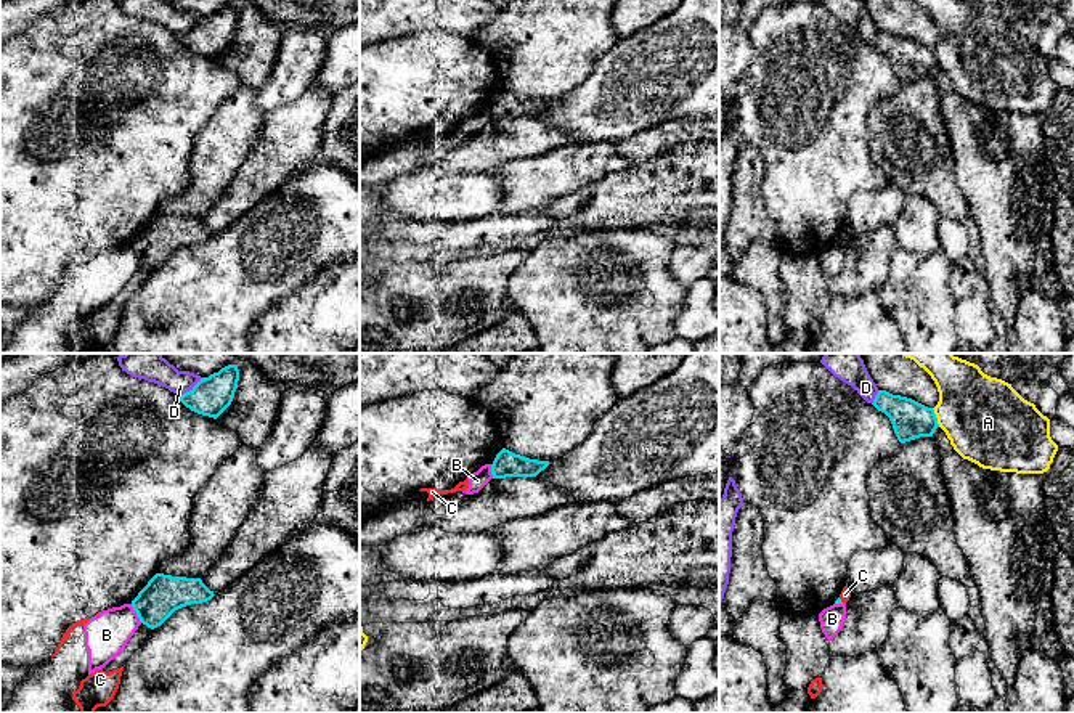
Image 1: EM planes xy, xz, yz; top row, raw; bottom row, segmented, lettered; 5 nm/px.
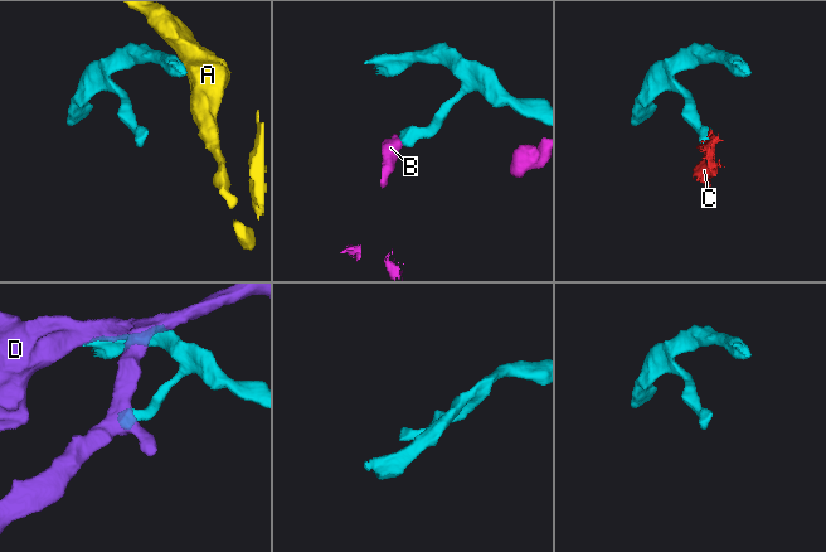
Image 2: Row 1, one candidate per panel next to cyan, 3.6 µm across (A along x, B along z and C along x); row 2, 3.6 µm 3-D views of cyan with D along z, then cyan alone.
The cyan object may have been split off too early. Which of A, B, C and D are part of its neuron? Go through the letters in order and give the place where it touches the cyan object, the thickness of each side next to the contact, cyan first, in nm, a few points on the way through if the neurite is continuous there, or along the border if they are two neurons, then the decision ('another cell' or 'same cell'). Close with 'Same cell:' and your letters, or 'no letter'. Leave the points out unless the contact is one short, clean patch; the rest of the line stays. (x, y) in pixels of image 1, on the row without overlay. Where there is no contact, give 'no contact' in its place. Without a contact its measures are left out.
A: meets cyan in yz at (936, 58); 190 nm thick on the cyan side, 420 nm on the other; another cell
B: meets cyan in xy at (137, 254); 200 nm thick on the cyan side, 220 nm on the other; border along xy (130, 244), (142, 262); another cell
C: meets cyan in yz at (840, 241); 30 nm thick on the cyan side, 50 nm on the other; border along yz (838, 238), (843, 243); another cell
D: meets cyan in xy at (190, 31); 190 nm thick on the cyan side, 130 nm on the other; another cell
Same cell: no letter

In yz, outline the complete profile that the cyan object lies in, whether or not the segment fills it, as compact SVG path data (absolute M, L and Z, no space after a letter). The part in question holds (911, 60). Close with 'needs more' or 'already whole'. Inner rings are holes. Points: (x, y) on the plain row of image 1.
M878 31L872 45L889 58L901 84L920 77L933 77L939 67L934 50L912 39Z | already whole

